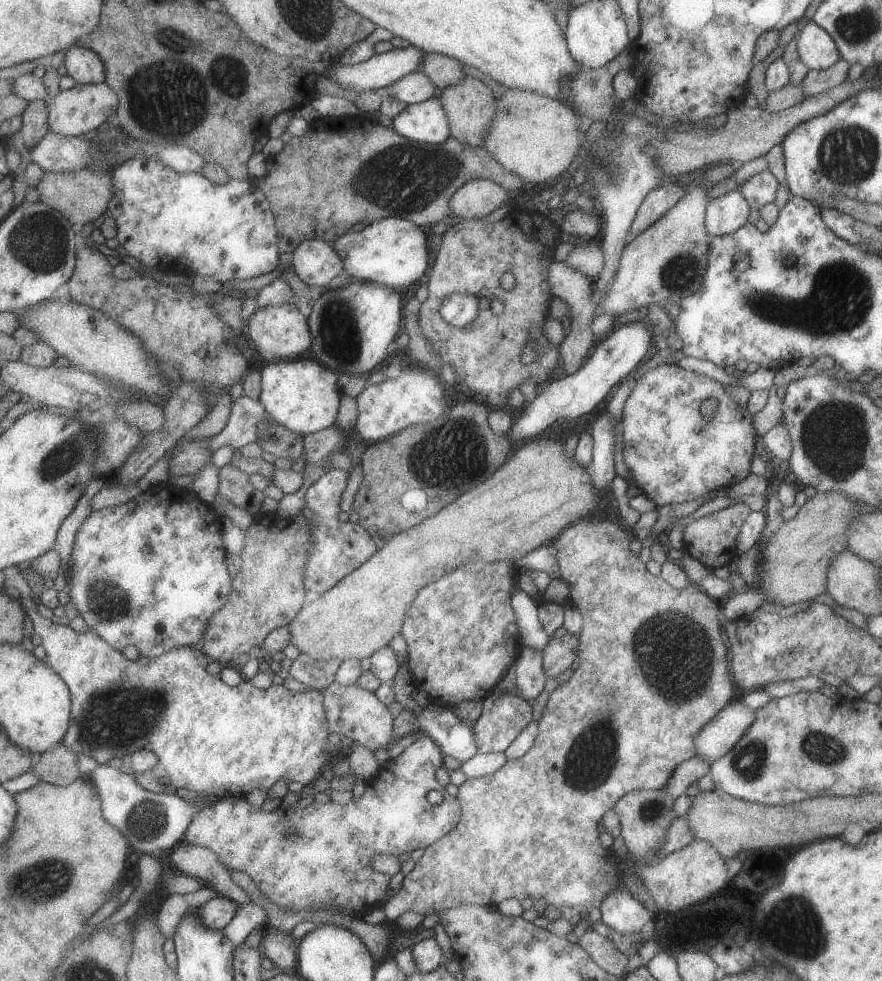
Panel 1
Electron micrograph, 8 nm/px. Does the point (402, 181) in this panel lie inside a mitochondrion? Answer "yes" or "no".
yes

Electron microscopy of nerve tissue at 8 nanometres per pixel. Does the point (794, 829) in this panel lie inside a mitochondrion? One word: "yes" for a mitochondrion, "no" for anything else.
no

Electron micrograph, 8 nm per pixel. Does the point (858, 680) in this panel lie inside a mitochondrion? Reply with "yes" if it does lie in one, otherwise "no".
no

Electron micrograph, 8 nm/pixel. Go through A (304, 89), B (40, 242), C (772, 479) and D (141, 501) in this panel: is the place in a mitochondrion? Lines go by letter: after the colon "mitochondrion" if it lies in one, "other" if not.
A: other
B: mitochondrion
C: other
D: other

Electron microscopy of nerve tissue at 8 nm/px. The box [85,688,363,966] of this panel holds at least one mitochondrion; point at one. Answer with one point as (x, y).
(147, 821)

